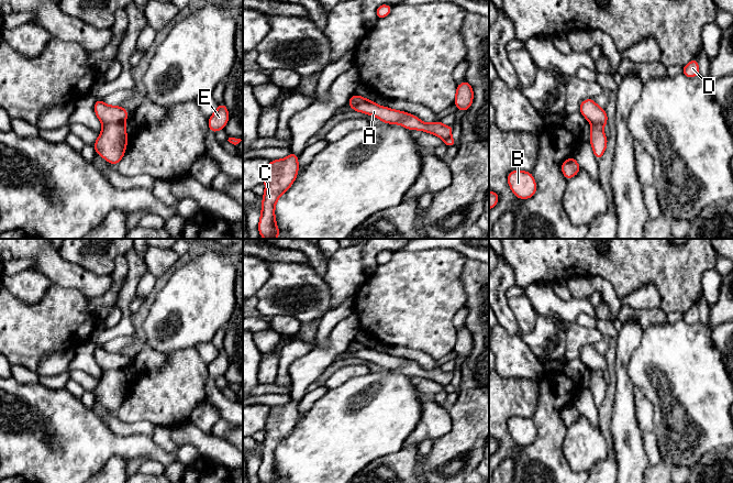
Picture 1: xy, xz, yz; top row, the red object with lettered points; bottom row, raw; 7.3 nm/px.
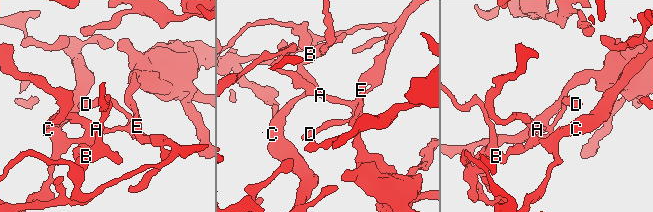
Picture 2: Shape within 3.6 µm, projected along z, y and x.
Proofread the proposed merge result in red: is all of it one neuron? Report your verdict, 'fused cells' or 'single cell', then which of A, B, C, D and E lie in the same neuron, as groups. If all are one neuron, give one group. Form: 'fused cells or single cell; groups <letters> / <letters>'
single cell; groups A B C D E

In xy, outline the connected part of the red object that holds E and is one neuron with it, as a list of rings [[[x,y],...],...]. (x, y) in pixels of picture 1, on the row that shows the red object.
[[[224,102],[219,103],[216,111],[208,119],[209,130],[215,133],[219,130],[224,130],[229,121],[229,111]]]

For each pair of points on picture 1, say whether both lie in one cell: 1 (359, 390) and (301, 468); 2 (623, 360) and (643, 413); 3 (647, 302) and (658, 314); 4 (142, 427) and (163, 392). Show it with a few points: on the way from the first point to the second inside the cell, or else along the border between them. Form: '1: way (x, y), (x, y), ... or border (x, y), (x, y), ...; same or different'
1: way (359, 409), (321, 448); same
2: border (635, 388), (634, 416); different
3: border (628, 305), (633, 308), (659, 307); different
4: border (120, 419), (125, 423), (148, 420), (155, 425); different

